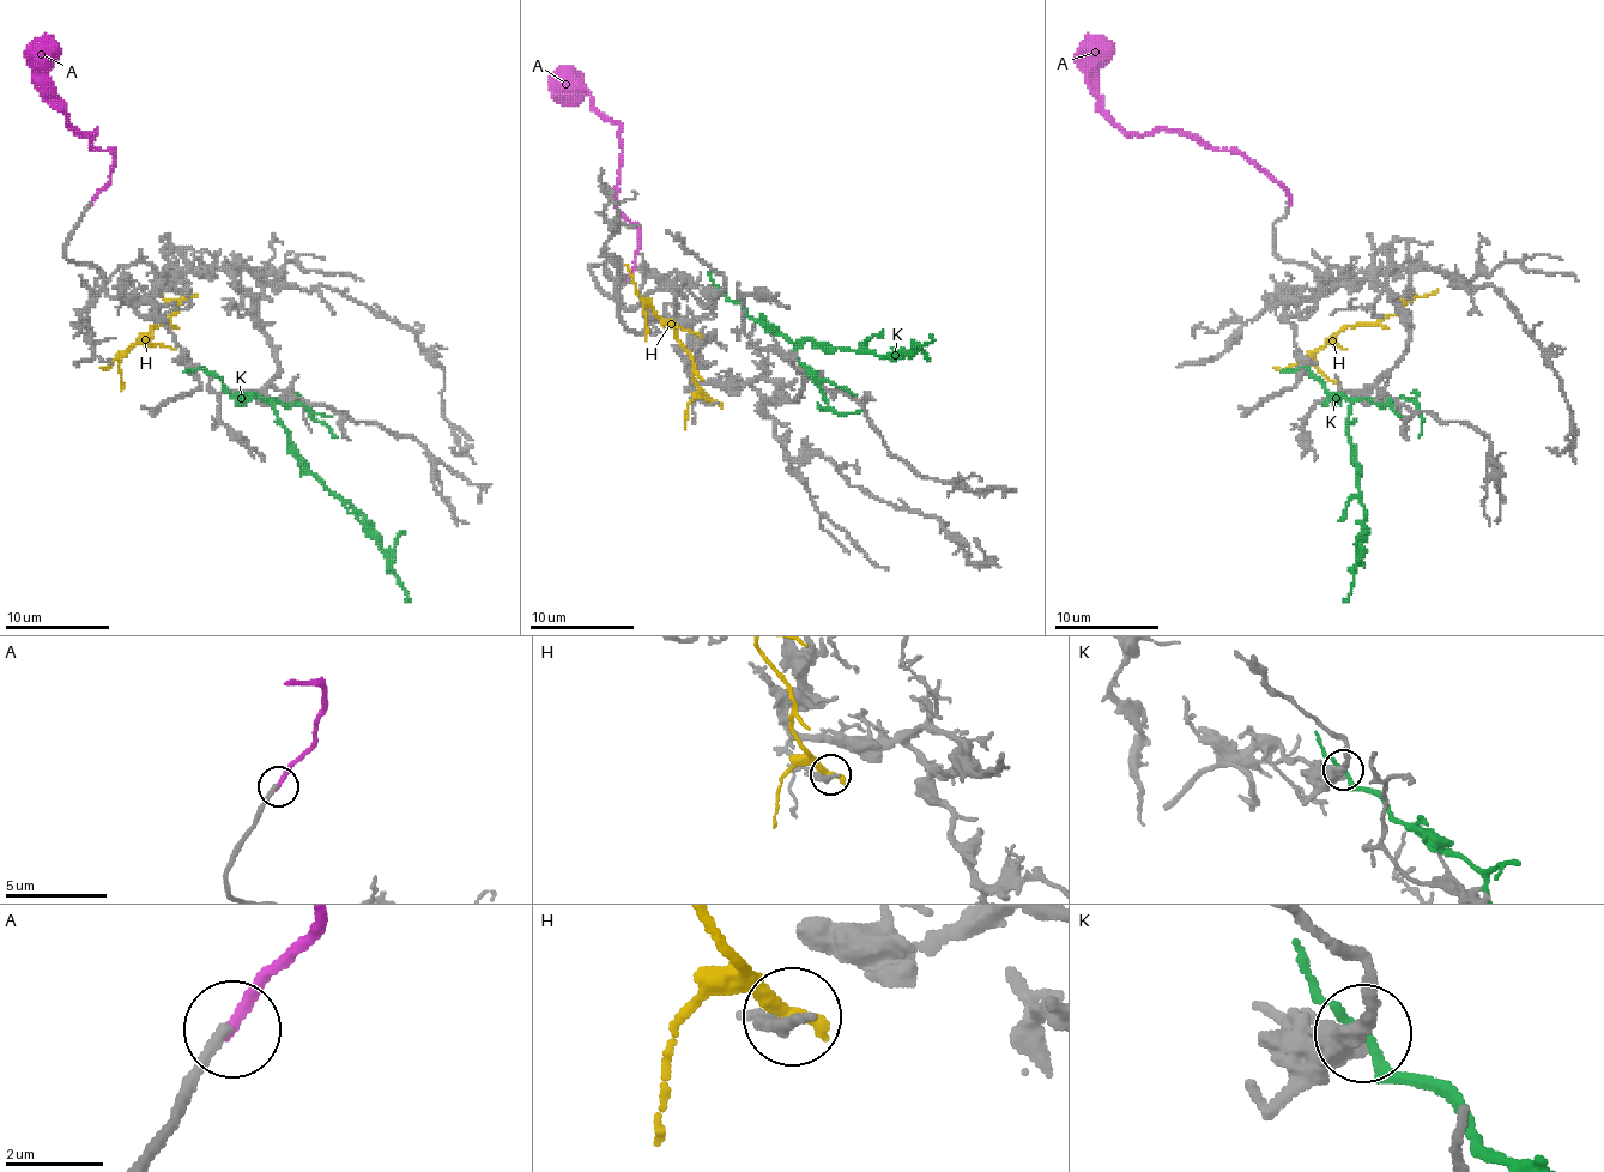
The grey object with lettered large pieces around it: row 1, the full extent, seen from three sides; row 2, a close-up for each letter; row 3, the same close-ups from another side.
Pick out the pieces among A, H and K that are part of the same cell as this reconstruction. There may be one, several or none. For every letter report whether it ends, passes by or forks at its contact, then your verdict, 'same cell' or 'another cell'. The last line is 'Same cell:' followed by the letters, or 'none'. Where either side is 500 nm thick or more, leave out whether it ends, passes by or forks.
A: it ends there; another cell
H: it ends there; another cell
K: it passes by; another cell
Same cell: none

